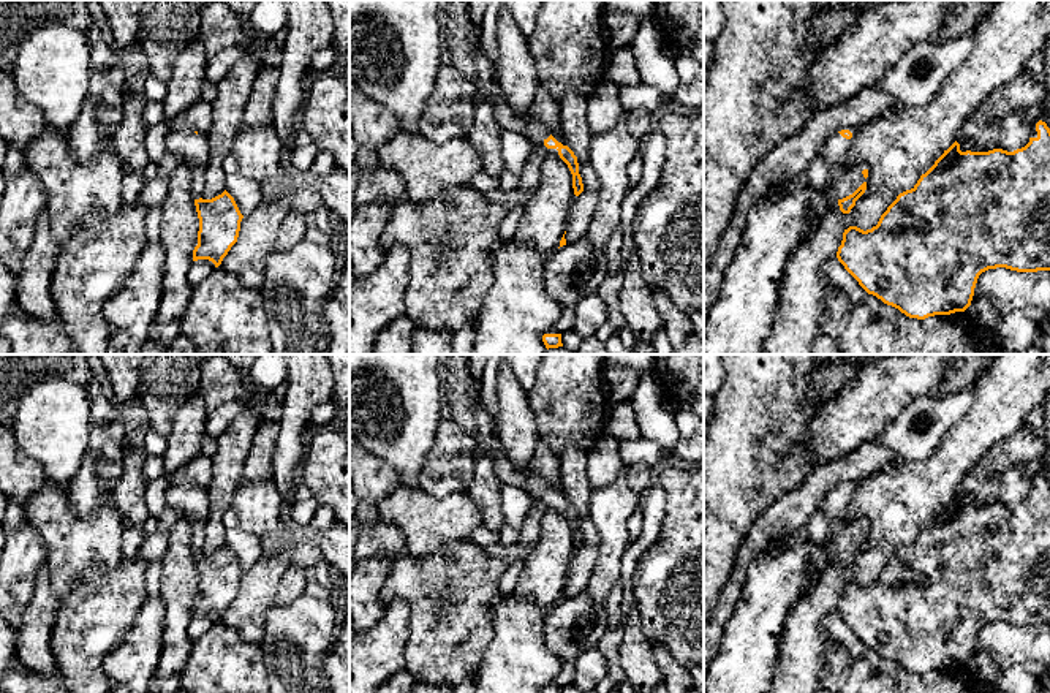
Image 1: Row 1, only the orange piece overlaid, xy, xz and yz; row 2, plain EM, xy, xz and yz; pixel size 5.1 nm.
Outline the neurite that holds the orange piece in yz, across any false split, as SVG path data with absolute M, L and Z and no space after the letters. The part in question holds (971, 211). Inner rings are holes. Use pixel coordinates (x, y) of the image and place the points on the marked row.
M1039 120L1036 131L1036 138L1014 152L961 152L955 141L911 190L897 196L876 226L844 229L838 261L868 294L917 320L965 312L979 275L988 269L1050 271L1050 128Z

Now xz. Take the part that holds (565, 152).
M470 21L470 28L476 66L476 98L492 106L495 119L503 130L517 131L534 146L557 149L560 158L568 165L572 174L574 195L579 196L584 191L584 184L579 174L577 157L568 146L561 144L561 138L557 138L544 123L534 120L528 112L523 116L512 112L500 84L495 81L492 63L481 49L481 24Z

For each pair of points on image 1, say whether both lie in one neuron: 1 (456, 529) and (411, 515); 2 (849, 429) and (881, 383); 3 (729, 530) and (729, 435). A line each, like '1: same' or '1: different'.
1: same
2: same
3: same

